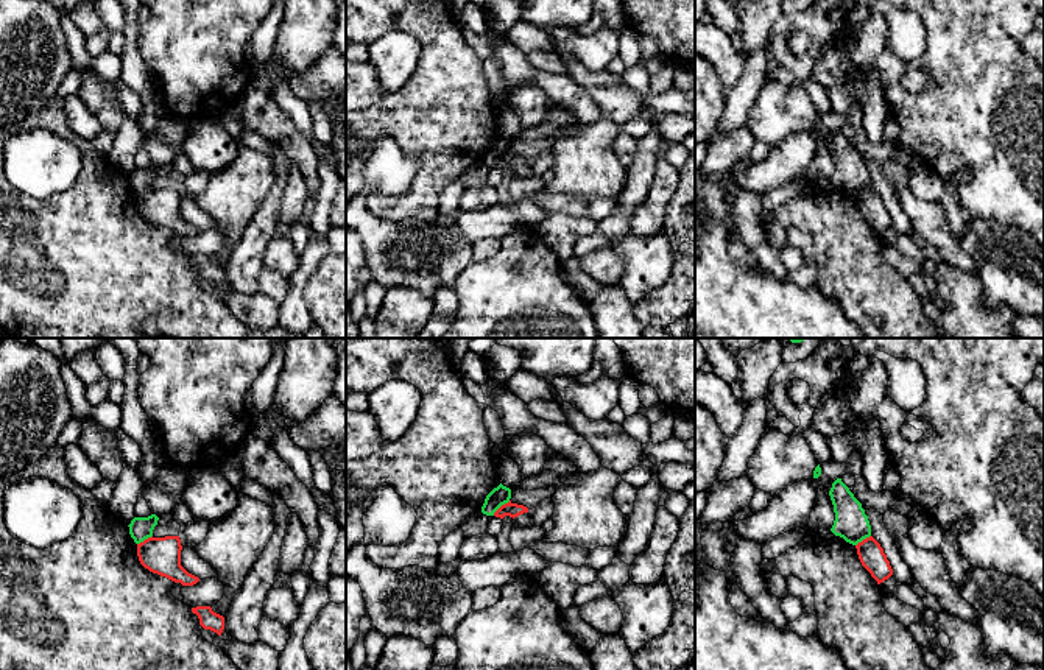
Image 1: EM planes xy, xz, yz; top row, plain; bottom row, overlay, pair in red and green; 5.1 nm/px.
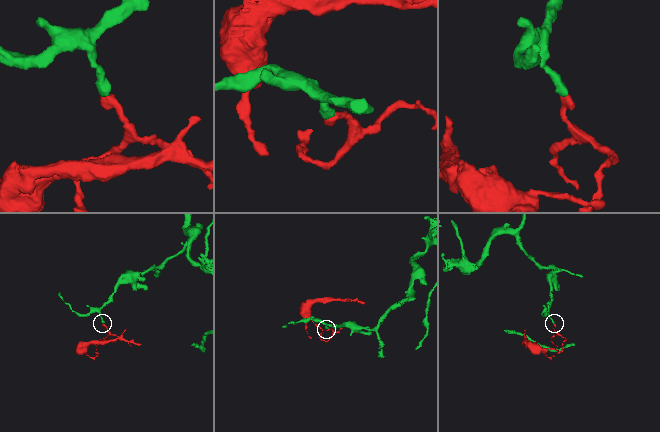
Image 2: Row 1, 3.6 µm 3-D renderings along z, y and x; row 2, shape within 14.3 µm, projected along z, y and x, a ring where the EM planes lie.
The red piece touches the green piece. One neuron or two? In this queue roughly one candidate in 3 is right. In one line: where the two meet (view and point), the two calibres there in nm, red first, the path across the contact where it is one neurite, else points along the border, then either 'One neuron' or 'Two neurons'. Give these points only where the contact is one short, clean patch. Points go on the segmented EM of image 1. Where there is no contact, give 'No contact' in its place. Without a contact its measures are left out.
Touches red at xz (500, 507). Thickness 80 nm (red) against 100 nm. Boundary: xz (510, 500), (493, 514). Two neurons

